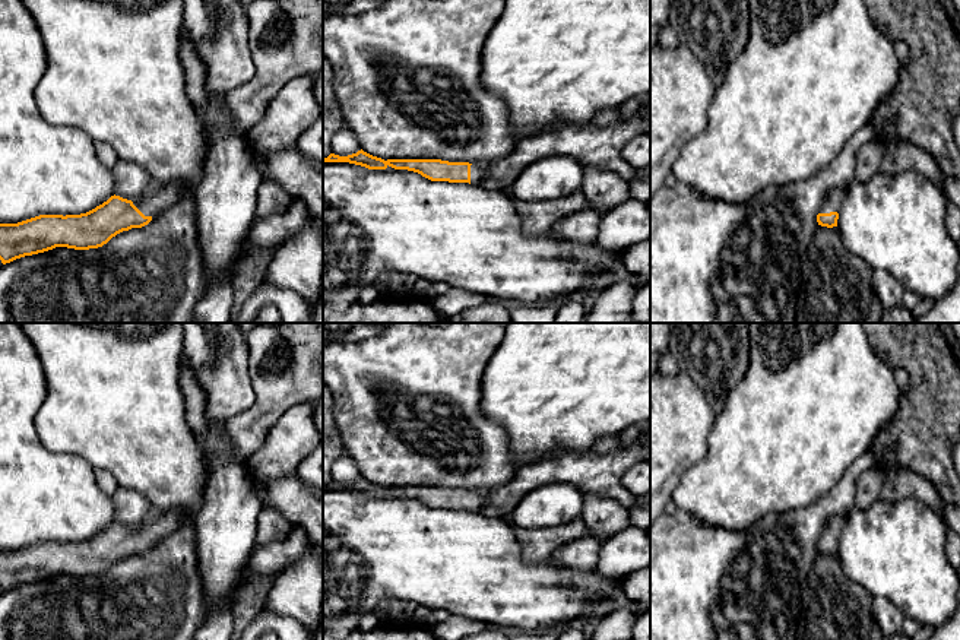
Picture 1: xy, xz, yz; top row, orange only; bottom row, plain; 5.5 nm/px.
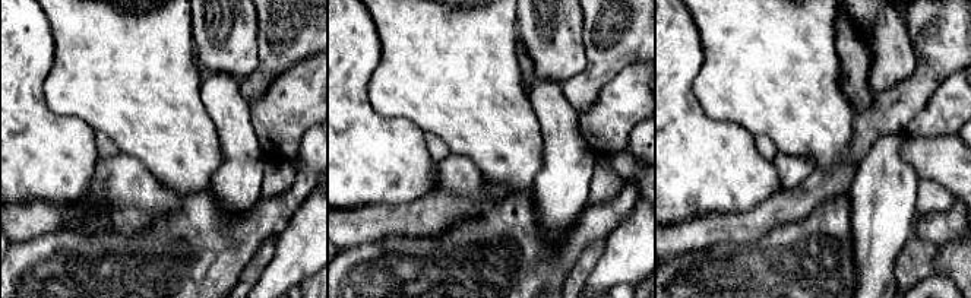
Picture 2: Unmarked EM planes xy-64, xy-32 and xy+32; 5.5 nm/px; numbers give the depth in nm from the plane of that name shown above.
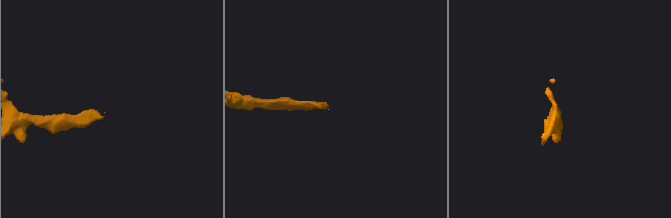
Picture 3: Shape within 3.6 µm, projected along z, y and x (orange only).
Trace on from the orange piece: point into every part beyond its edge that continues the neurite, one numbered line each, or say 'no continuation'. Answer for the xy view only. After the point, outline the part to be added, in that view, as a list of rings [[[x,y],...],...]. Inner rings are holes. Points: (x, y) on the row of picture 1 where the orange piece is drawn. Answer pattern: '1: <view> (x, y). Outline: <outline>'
1: xy (158, 196). Outline: [[[152,180],[148,184],[143,196],[139,200],[132,202],[145,216],[153,218],[178,202],[183,196],[187,196],[187,191],[181,184],[165,184]]]

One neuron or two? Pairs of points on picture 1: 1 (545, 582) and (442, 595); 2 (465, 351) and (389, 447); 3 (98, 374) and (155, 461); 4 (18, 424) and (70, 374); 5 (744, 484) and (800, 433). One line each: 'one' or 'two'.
1: one
2: one
3: one
4: two
5: one

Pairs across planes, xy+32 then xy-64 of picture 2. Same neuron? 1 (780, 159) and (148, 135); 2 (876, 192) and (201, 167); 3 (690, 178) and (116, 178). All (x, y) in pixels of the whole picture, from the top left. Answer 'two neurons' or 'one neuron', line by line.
1: two neurons
2: two neurons
3: two neurons

